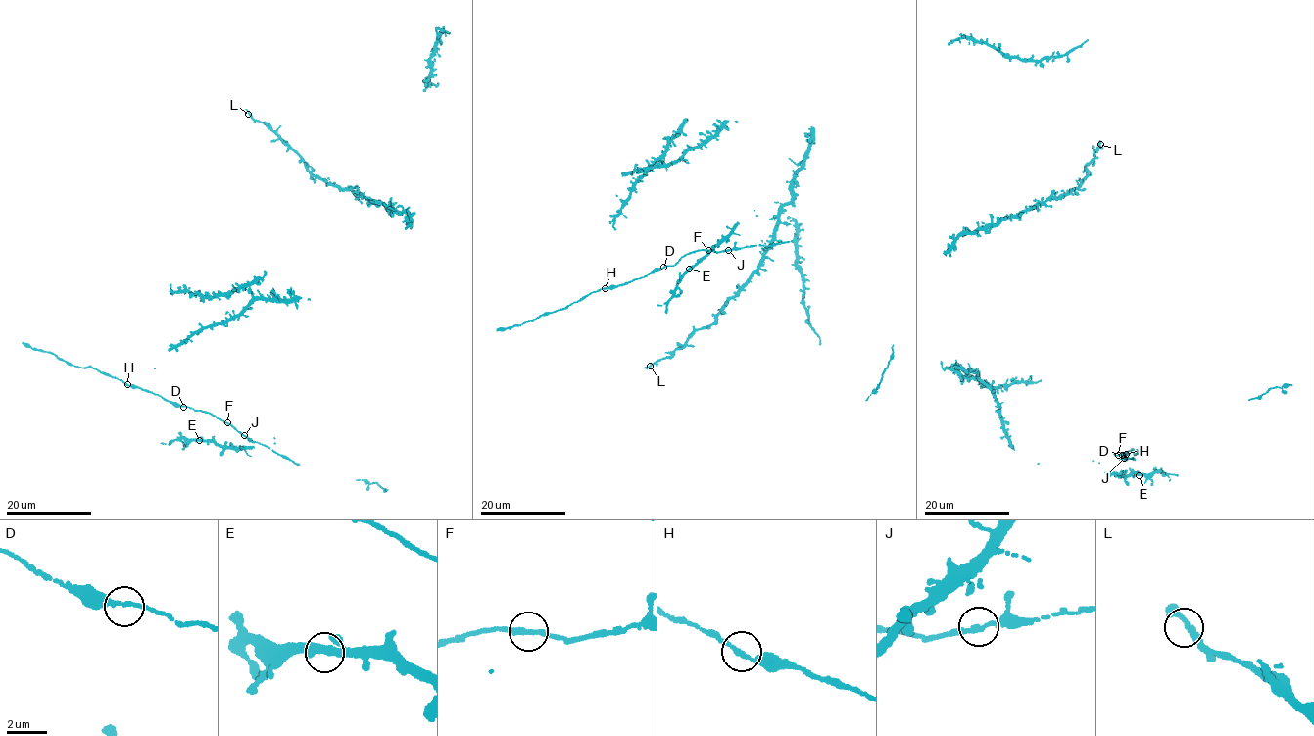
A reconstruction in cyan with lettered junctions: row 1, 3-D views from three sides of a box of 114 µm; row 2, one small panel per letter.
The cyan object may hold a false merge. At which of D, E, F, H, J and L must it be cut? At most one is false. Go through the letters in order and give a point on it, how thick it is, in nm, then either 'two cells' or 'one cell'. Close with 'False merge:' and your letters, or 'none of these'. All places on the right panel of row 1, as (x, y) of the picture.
D: place (1122, 455); calibre 280 nm; one cell
E: place (1139, 475); calibre 440 nm; one cell
F: place (1118, 455); calibre 280 nm; one cell
H: place (1126, 454); calibre 240 nm; one cell
J: place (1124, 458); calibre 260 nm; one cell
L: place (1100, 144); calibre 300 nm; one cell
False merge: none of these

